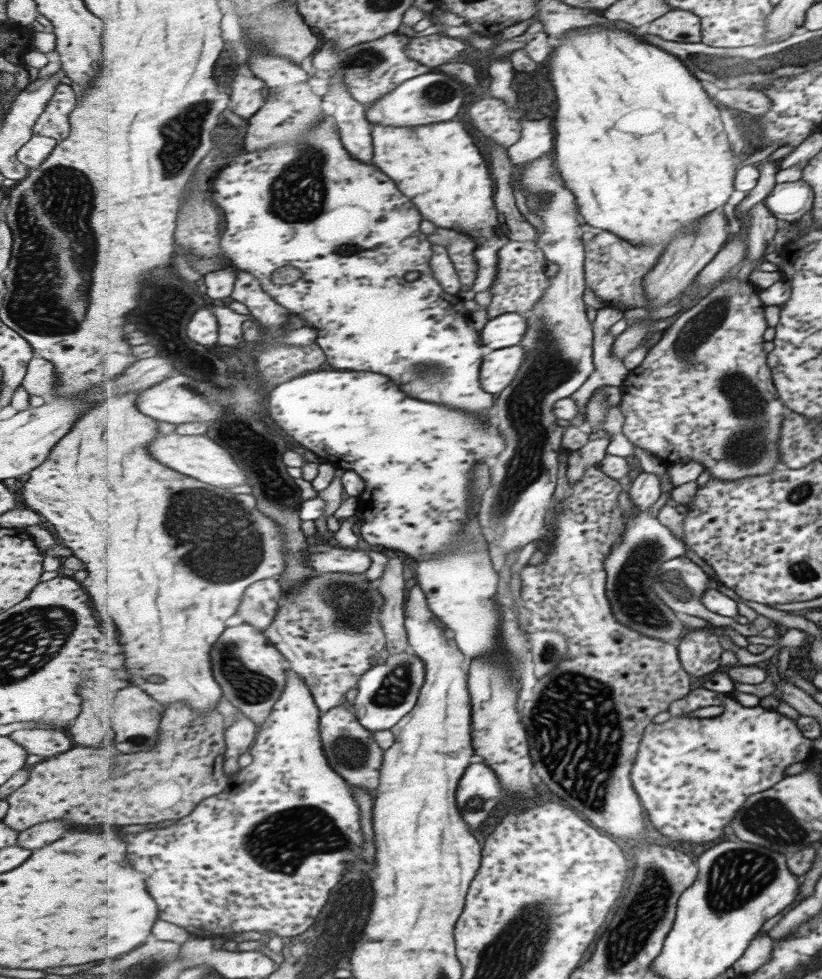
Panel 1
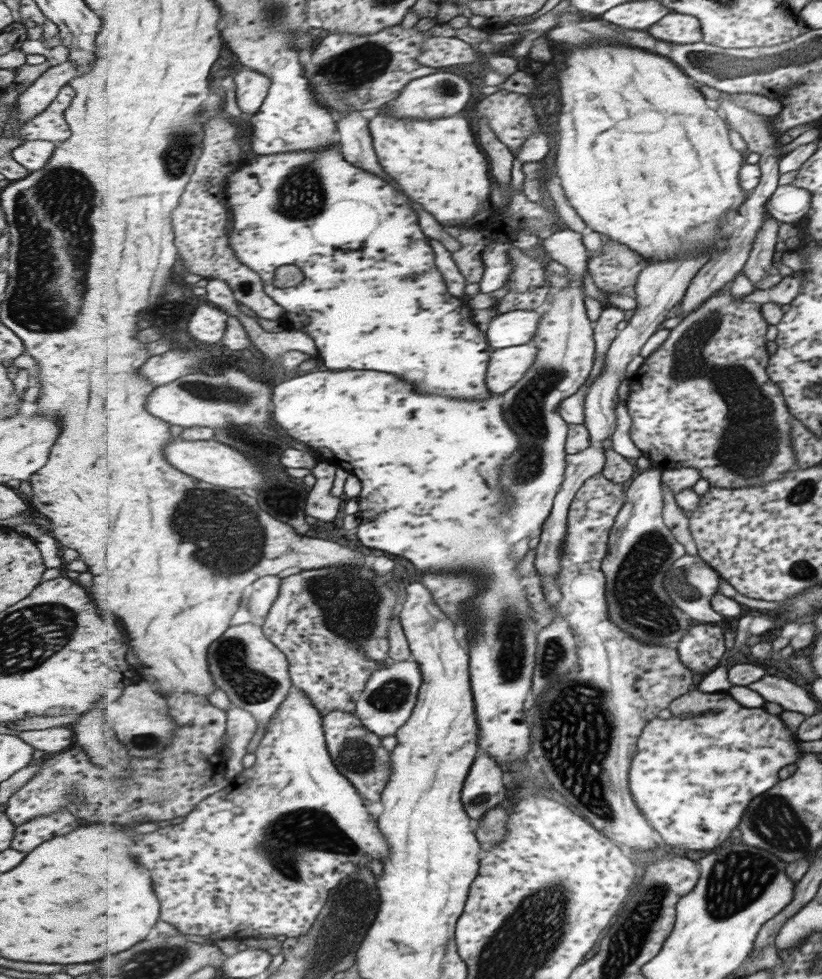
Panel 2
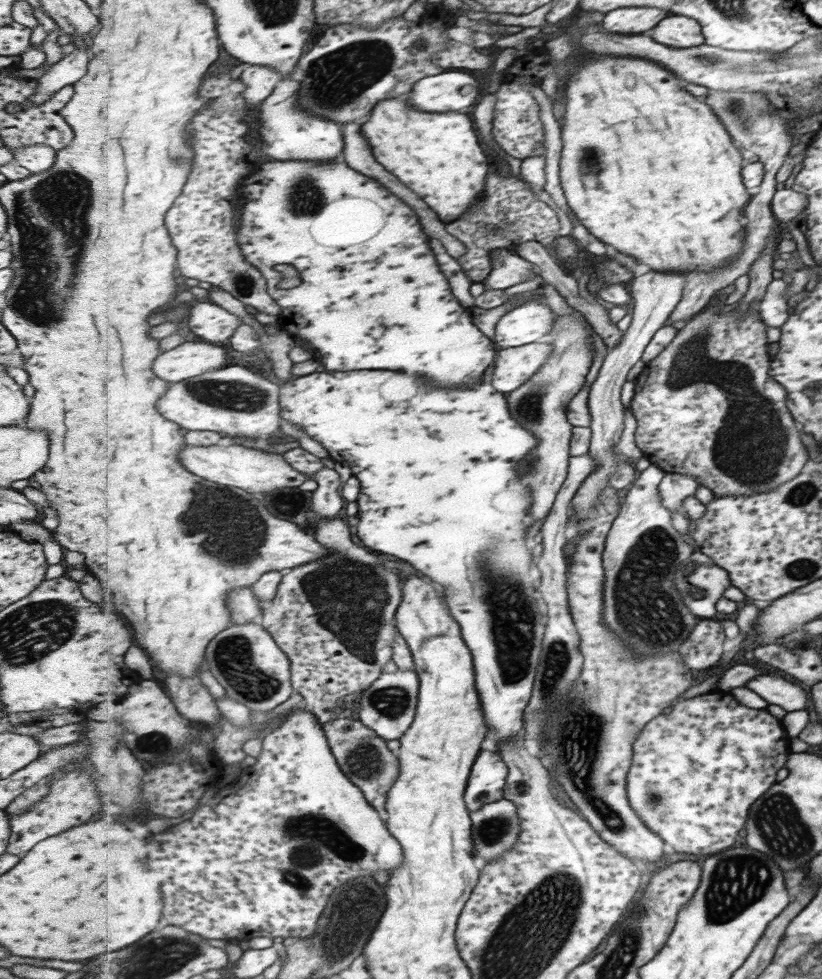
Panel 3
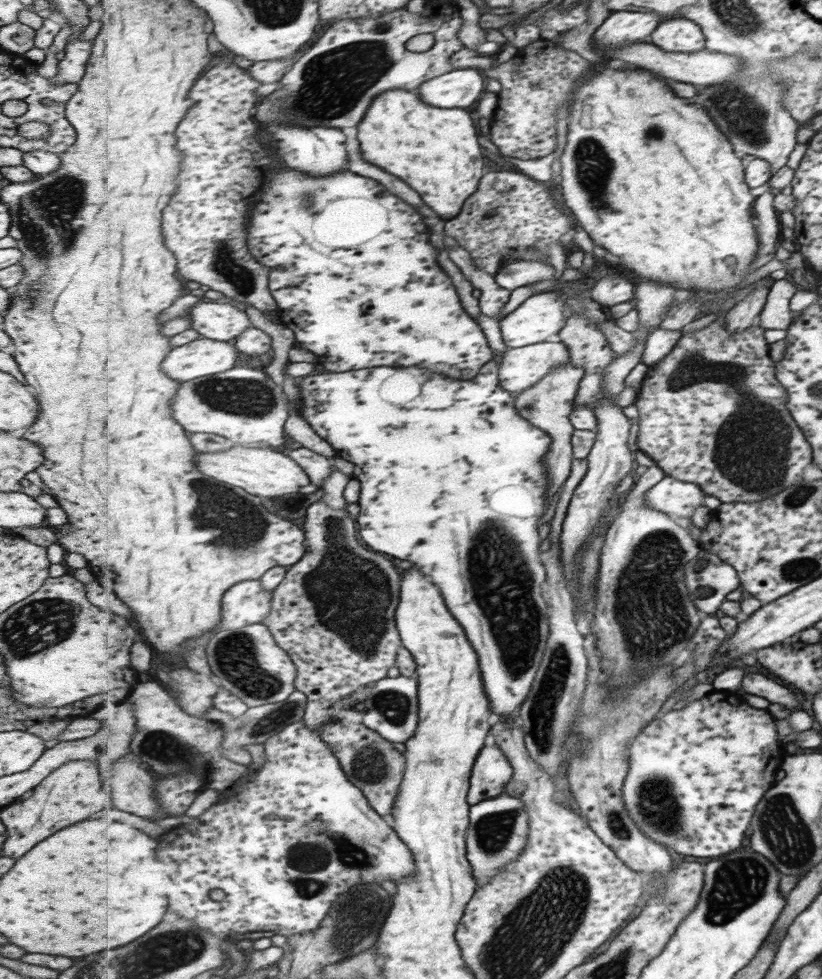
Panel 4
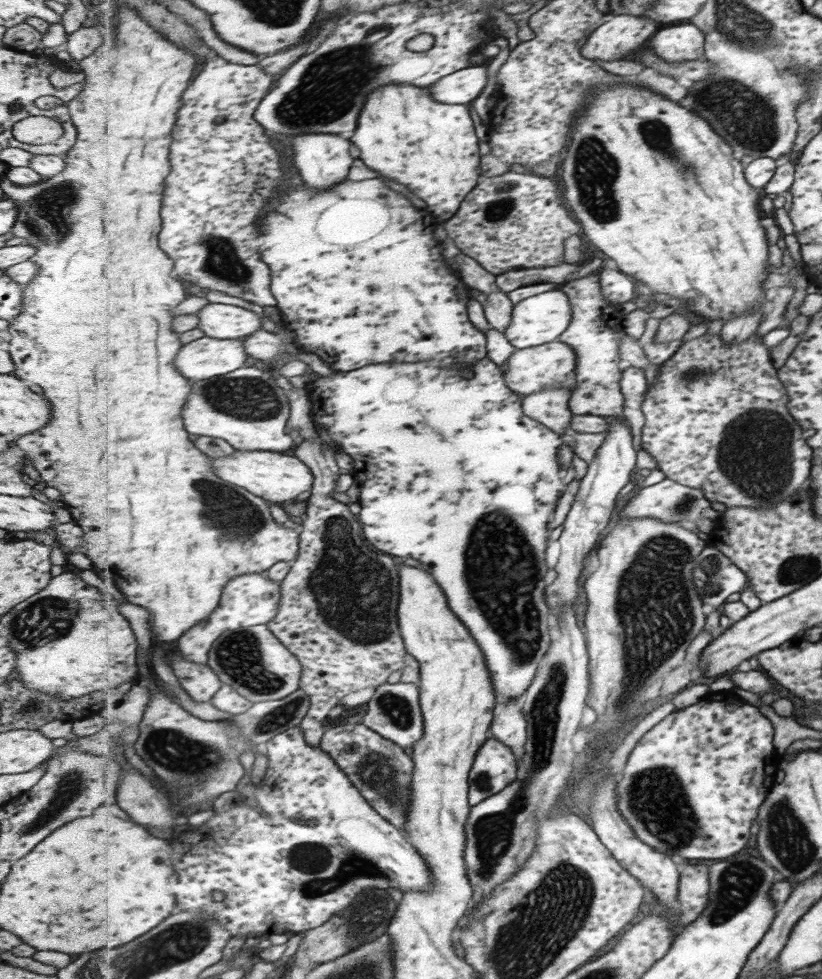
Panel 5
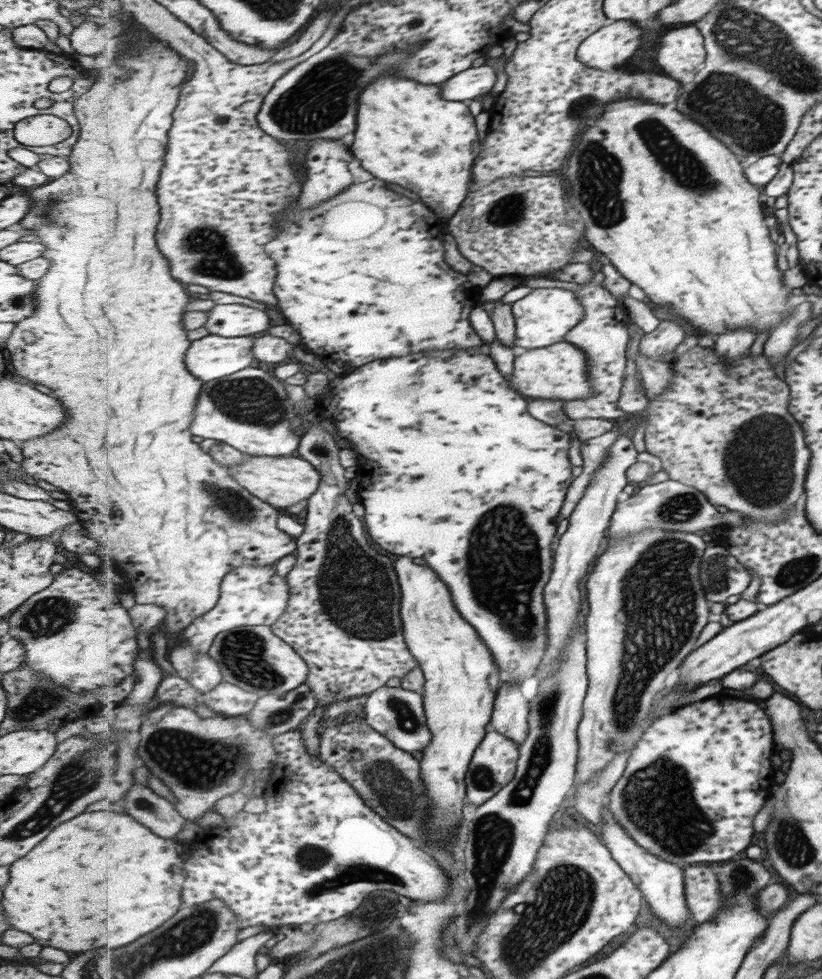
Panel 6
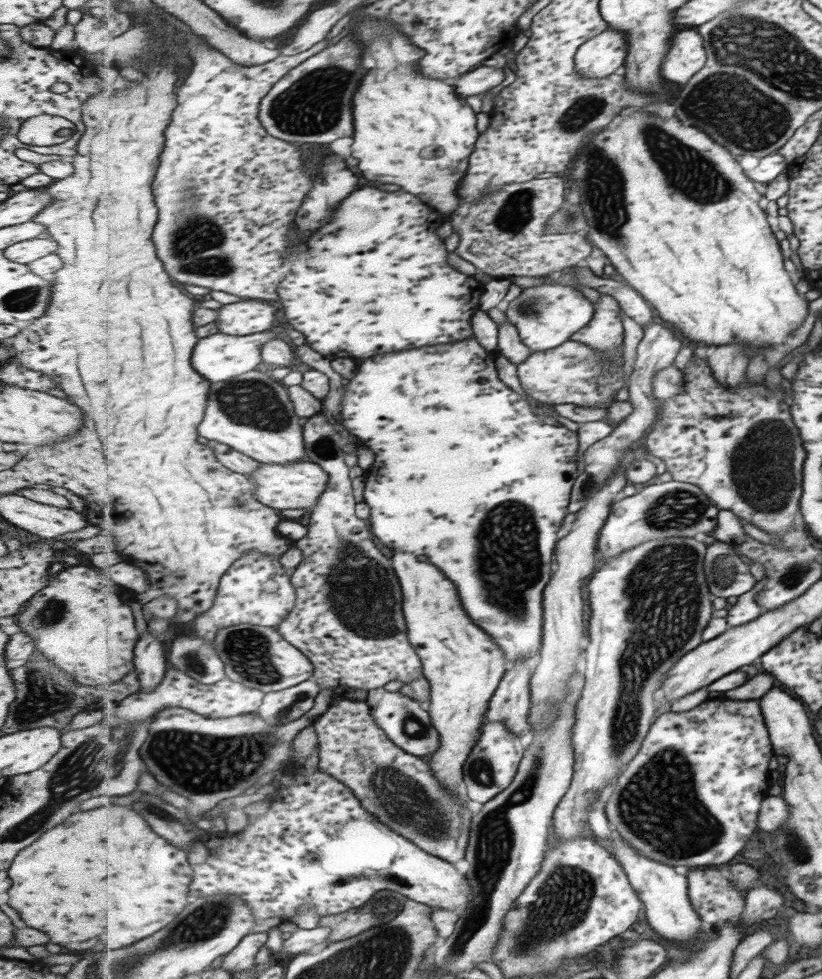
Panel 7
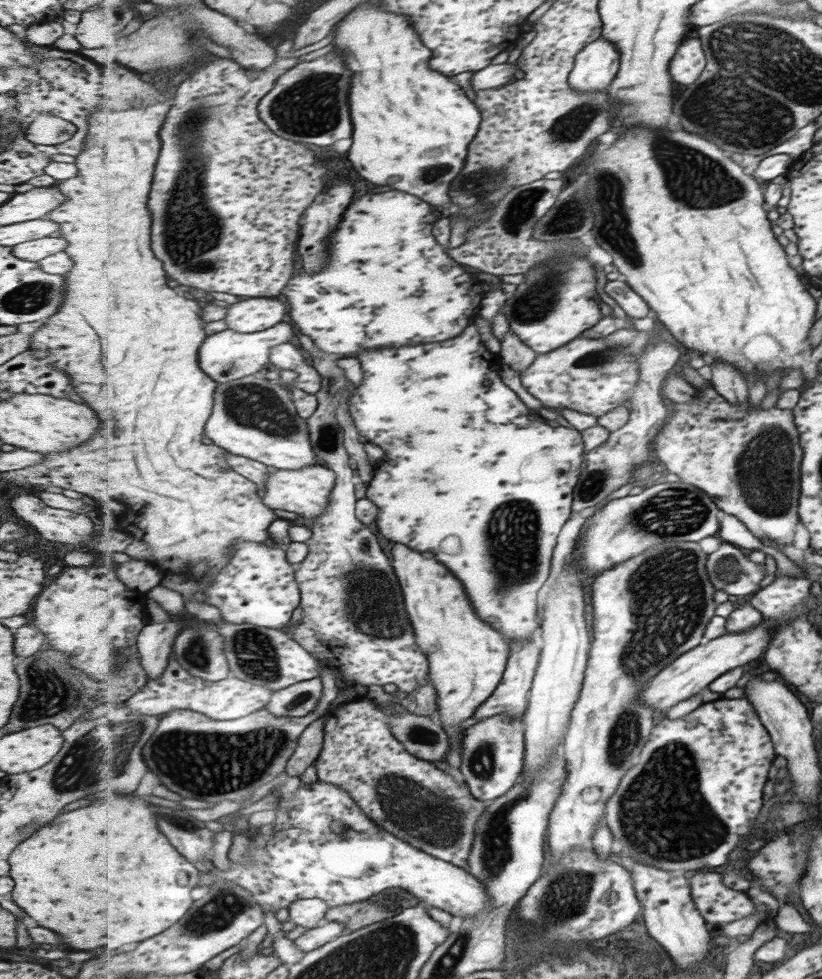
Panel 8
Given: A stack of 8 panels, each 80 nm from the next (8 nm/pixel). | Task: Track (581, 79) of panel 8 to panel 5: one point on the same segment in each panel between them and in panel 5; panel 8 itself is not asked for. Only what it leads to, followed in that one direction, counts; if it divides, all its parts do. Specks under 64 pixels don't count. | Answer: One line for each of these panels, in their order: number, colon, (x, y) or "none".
5: (622, 34)
6: (614, 44)
7: (606, 54)

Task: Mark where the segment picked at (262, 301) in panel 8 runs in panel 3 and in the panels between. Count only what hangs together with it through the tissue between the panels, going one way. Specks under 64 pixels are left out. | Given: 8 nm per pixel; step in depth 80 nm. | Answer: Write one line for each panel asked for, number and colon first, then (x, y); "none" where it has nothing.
3: (208, 321)
4: (216, 320)
5: (221, 321)
6: (231, 320)
7: (249, 316)

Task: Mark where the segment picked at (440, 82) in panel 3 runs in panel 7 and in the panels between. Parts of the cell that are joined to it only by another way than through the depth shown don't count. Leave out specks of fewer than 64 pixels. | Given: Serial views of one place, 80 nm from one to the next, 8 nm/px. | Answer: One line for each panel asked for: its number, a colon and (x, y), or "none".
4: (459, 89)
5: (462, 87)
6: (474, 82)
7: (481, 80)

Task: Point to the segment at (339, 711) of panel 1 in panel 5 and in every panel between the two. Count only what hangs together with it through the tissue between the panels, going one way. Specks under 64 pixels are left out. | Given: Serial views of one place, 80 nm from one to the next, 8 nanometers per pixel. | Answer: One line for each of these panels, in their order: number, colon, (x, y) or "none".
2: (360, 755)
3: (365, 757)
4: (374, 764)
5: (380, 769)

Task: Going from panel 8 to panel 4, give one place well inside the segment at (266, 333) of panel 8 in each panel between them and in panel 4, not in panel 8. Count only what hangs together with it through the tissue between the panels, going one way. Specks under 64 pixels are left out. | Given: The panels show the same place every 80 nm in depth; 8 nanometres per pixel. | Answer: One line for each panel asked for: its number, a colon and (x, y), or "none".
4: (205, 357)
5: (207, 357)
6: (214, 356)
7: (221, 357)

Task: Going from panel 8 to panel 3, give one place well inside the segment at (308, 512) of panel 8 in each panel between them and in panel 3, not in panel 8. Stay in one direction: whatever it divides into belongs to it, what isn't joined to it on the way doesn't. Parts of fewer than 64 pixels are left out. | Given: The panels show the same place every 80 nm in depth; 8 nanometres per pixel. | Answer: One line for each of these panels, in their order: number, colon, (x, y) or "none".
3: (252, 470)
4: (263, 471)
5: (277, 477)
6: (282, 481)
7: (294, 485)

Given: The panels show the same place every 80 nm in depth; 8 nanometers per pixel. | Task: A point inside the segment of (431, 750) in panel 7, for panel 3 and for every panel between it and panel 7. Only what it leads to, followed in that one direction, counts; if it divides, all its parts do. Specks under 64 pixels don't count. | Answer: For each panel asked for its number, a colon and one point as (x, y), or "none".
3: (388, 706)
4: (392, 708)
5: (394, 710)
6: (398, 713)

